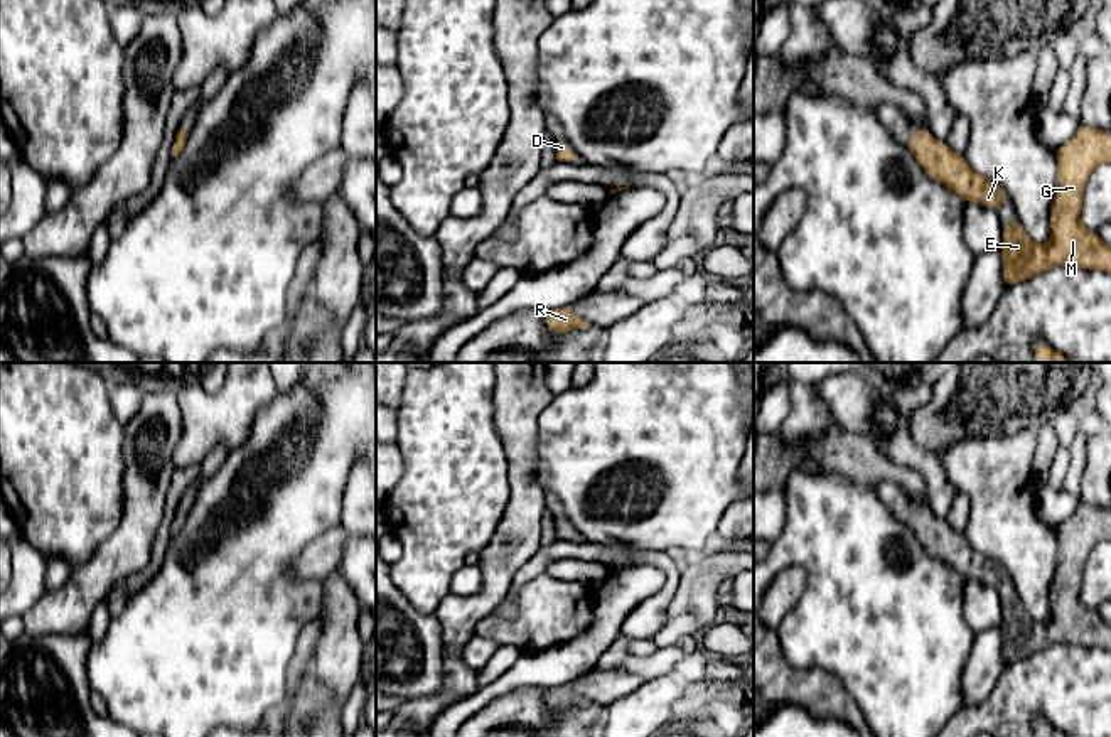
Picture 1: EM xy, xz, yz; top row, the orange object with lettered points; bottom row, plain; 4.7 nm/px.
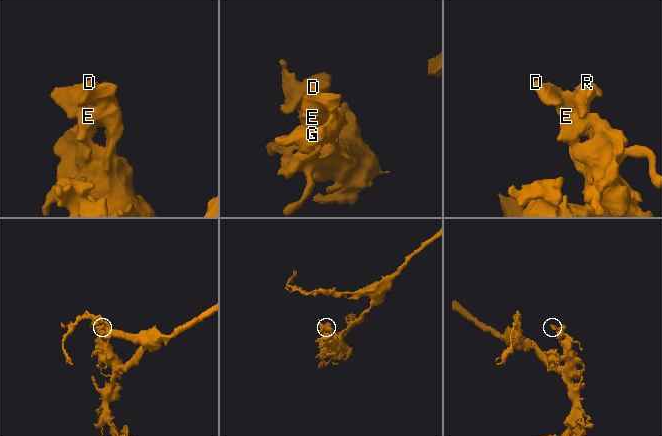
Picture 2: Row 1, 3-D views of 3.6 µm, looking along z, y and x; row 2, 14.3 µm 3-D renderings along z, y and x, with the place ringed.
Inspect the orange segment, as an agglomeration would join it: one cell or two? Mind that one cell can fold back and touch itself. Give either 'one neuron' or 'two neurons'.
one neuron

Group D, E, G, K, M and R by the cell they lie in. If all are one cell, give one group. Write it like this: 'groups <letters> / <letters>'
groups D E G K M R

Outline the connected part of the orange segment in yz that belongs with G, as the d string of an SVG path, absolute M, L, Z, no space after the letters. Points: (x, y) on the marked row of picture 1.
M1079 125L1074 137L1055 148L1054 153L1057 159L1057 184L1055 199L1050 207L1052 239L1047 246L1032 241L1018 219L1001 224L1003 243L998 250L1003 258L1005 288L1025 282L1054 266L1104 270L1111 273L1111 248L1098 233L1086 229L1081 221L1084 187L1091 172L1096 167L1111 162L1111 133Z

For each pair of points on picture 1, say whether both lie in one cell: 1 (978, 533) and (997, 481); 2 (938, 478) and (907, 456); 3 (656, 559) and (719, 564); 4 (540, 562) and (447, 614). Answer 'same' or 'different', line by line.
1: same
2: same
3: different
4: different

